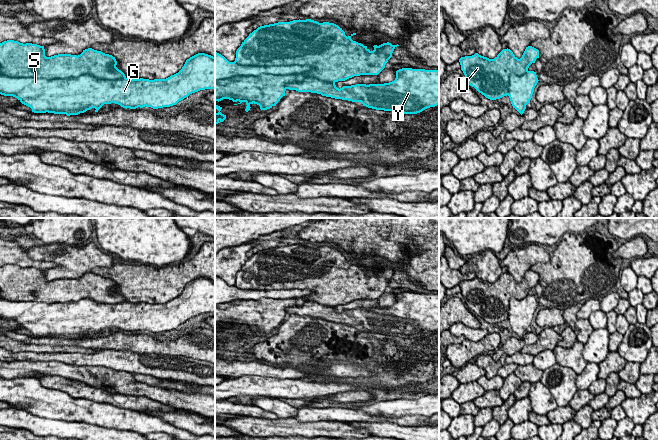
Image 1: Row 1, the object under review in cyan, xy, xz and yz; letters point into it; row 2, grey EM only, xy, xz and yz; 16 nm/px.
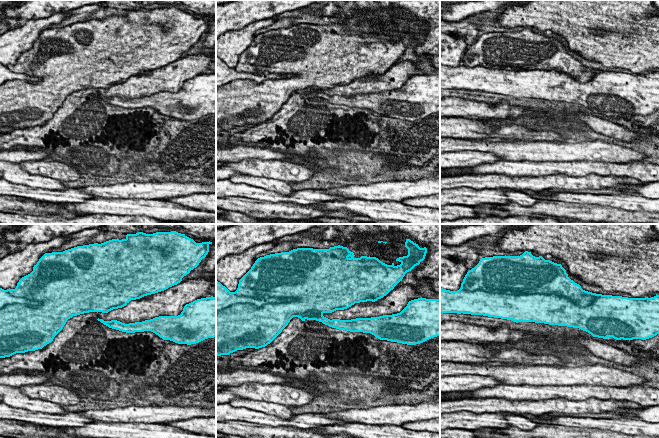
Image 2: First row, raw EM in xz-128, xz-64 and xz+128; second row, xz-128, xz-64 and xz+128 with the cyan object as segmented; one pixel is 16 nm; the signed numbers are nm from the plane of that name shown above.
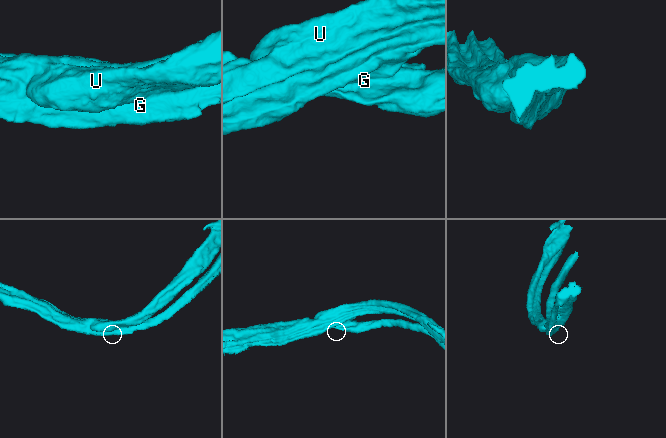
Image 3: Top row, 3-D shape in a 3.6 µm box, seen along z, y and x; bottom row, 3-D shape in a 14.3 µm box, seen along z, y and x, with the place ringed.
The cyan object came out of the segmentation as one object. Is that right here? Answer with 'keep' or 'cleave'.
cleave

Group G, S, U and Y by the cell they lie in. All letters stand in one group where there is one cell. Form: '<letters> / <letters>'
G S Y / U

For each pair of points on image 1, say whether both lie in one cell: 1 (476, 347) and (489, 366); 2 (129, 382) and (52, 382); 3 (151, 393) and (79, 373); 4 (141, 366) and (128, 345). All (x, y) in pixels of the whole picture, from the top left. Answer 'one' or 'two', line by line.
1: two
2: two
3: one
4: two

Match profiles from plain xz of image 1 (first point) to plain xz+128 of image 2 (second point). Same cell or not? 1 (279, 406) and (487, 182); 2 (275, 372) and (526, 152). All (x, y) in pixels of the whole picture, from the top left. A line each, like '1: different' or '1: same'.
1: different
2: same

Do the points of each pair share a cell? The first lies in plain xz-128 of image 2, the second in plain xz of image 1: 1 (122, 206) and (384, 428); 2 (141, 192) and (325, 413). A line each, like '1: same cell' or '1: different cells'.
1: same cell
2: different cells

